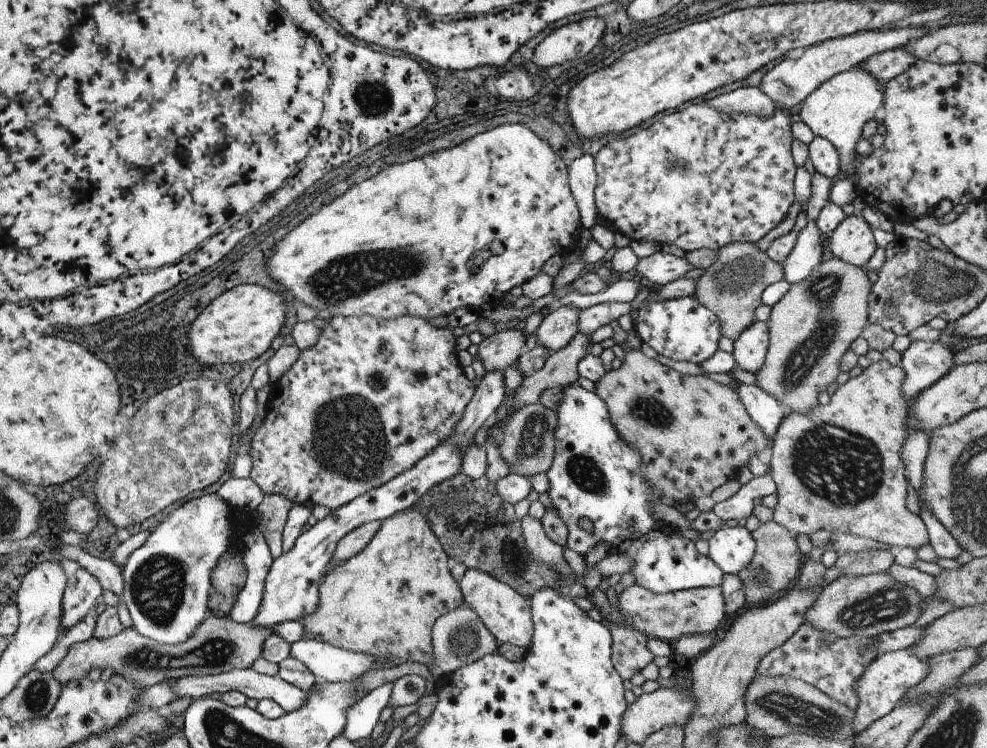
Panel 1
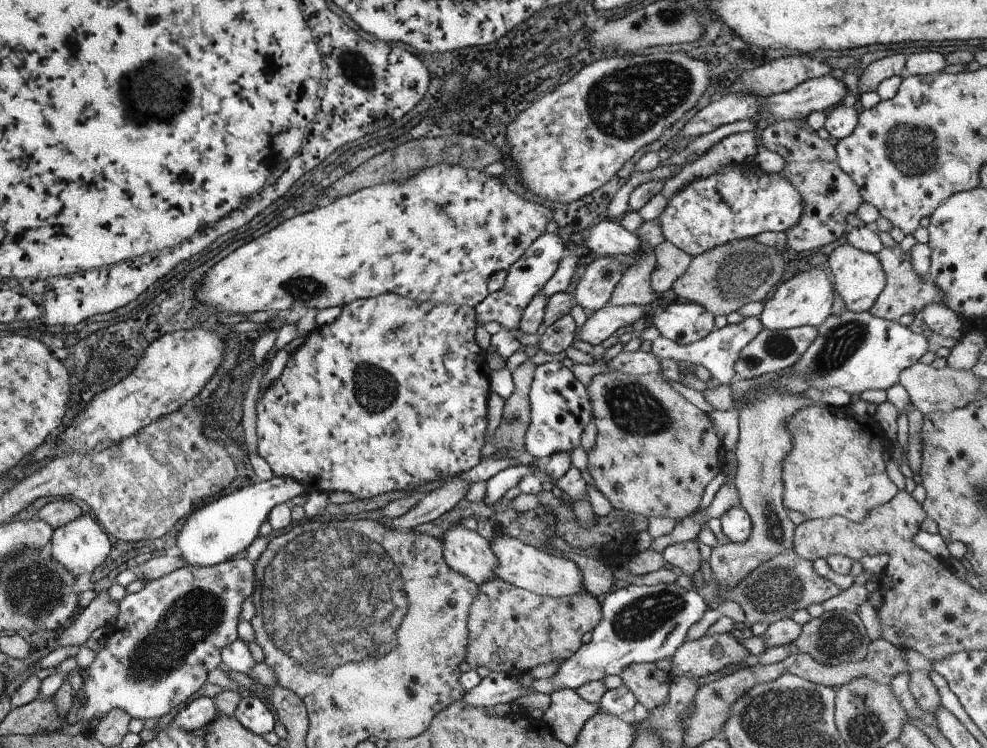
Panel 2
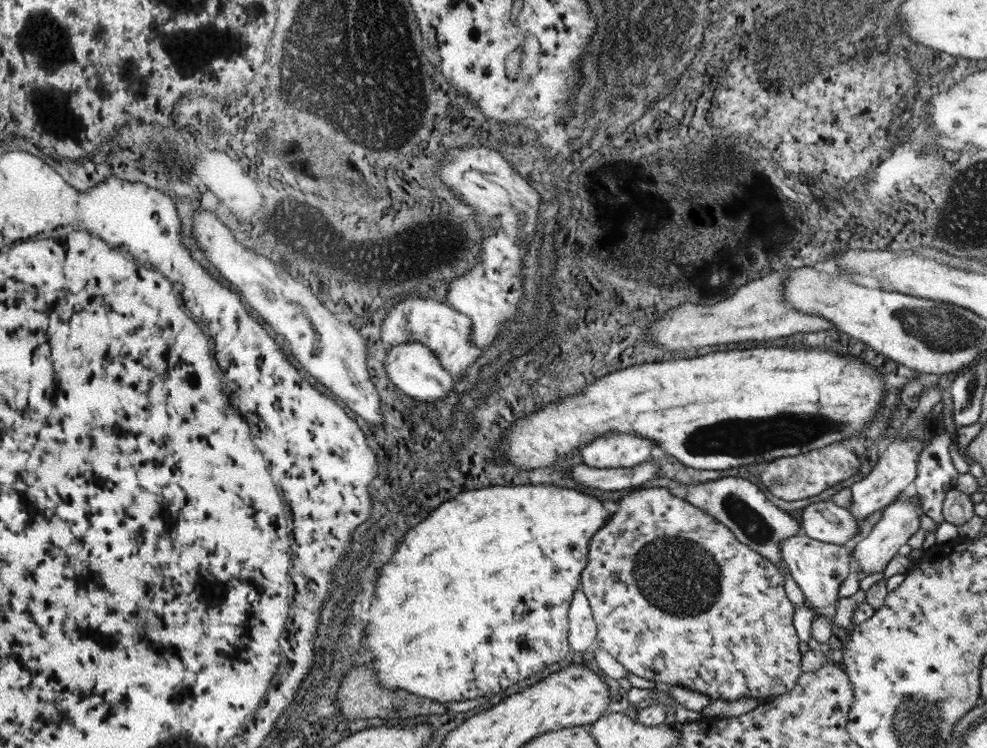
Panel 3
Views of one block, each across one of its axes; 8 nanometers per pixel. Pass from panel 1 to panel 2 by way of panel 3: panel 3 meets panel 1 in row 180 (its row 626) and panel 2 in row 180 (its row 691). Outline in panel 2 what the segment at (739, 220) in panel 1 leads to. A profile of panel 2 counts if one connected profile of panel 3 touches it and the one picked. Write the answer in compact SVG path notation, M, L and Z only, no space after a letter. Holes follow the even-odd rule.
M729 162L713 174L699 176L671 192L657 220L665 242L695 258L727 242L755 238L761 232L785 232L801 220L803 208L801 194L783 172L765 172L755 164Z

